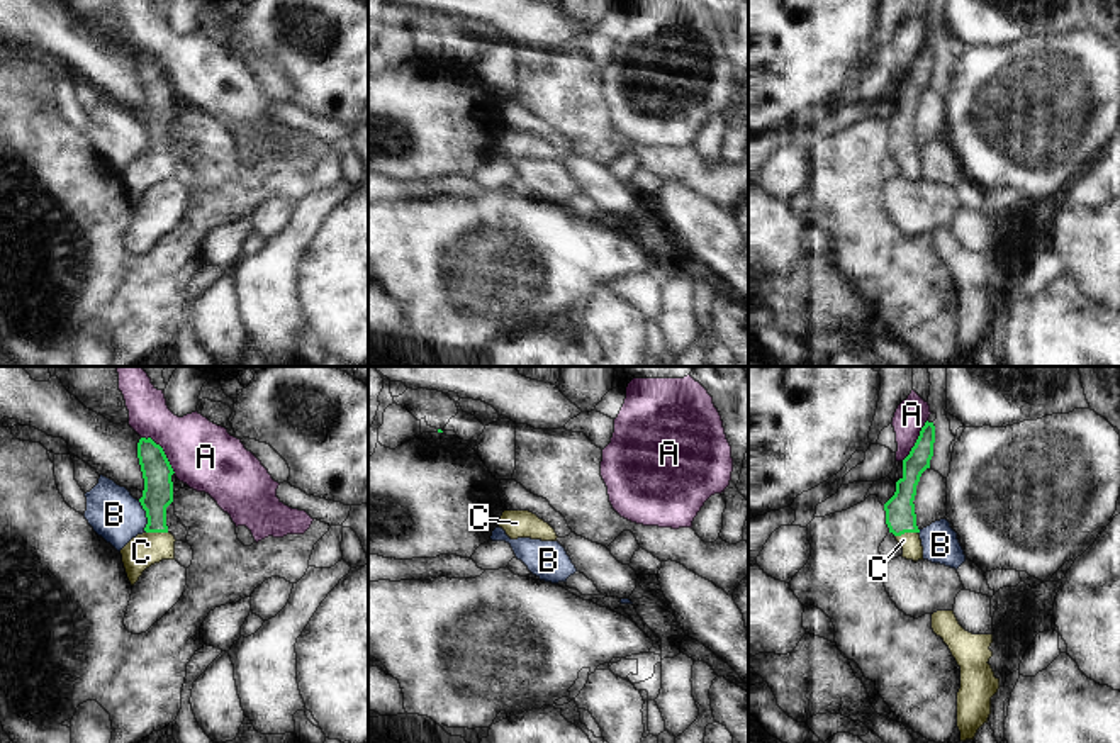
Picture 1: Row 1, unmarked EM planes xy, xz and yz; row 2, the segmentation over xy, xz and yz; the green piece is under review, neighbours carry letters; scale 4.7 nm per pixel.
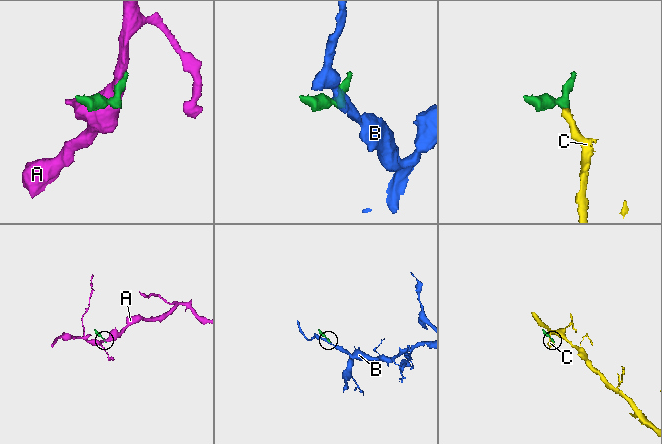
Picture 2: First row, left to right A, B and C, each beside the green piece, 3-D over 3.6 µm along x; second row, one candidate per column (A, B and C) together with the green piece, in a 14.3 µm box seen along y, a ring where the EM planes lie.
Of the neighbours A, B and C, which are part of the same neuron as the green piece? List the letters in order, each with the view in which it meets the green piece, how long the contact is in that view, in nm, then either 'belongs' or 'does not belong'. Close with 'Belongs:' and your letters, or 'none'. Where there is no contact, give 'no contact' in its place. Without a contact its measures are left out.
A: xy | 240 nm | does not belong
B: xy | 160 nm | does not belong
C: yz | 110 nm | belongs
Belongs: C

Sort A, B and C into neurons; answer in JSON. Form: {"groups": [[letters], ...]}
{"groups": [["A"], ["B"], ["C"]]}

